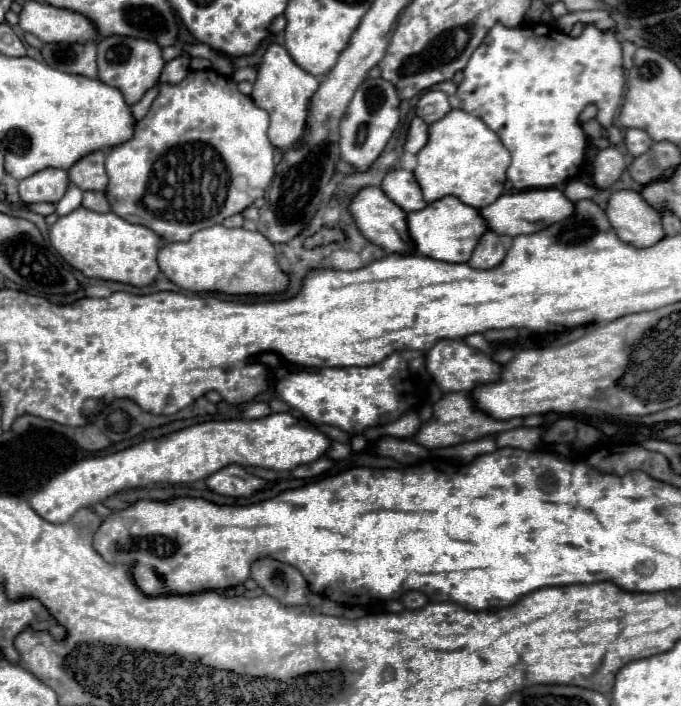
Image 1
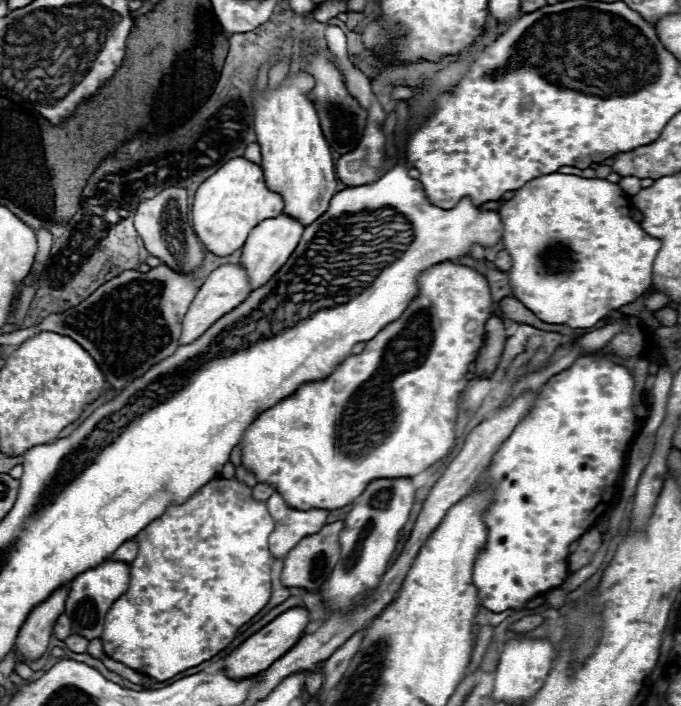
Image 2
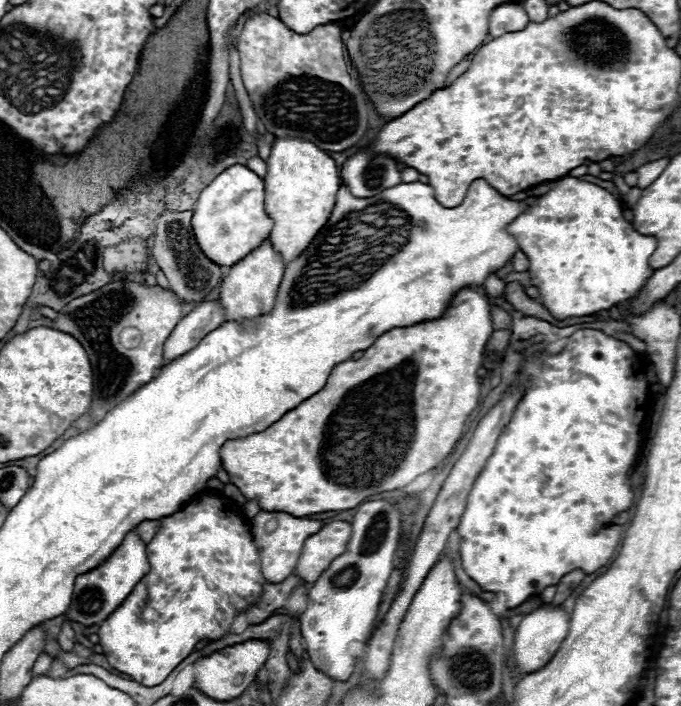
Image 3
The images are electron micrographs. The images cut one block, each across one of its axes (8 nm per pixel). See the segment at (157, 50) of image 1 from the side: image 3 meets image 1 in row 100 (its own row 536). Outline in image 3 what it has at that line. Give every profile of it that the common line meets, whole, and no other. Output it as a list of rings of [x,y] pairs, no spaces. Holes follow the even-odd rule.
[[[136,532],[126,534],[124,542],[106,558],[98,568],[80,574],[74,584],[74,594],[70,608],[66,616],[72,622],[78,622],[82,626],[94,626],[102,620],[106,620],[132,592],[132,588],[142,580],[144,572],[148,572],[148,560],[146,560],[146,544],[136,536]]]

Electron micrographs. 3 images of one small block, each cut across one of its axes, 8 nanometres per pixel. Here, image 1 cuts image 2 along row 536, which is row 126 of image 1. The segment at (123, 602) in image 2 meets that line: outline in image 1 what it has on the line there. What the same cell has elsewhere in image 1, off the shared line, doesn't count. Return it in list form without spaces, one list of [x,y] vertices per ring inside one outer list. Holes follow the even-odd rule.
[[[192,70],[192,72],[188,72],[188,76],[180,84],[160,82],[158,84],[158,96],[154,98],[144,120],[140,120],[140,124],[136,124],[134,136],[130,140],[114,146],[106,156],[104,166],[106,166],[106,174],[108,174],[108,186],[106,186],[104,194],[108,198],[110,210],[114,214],[118,214],[120,218],[132,222],[132,224],[142,224],[142,226],[154,230],[162,238],[162,242],[182,242],[182,240],[188,240],[192,236],[192,232],[198,232],[198,230],[214,226],[214,224],[222,224],[224,218],[240,214],[256,198],[262,198],[272,176],[274,176],[274,146],[270,144],[266,130],[268,130],[268,112],[264,112],[264,108],[256,106],[250,96],[242,94],[236,88],[236,82],[232,78],[222,76],[216,70],[200,70],[200,72]]]

